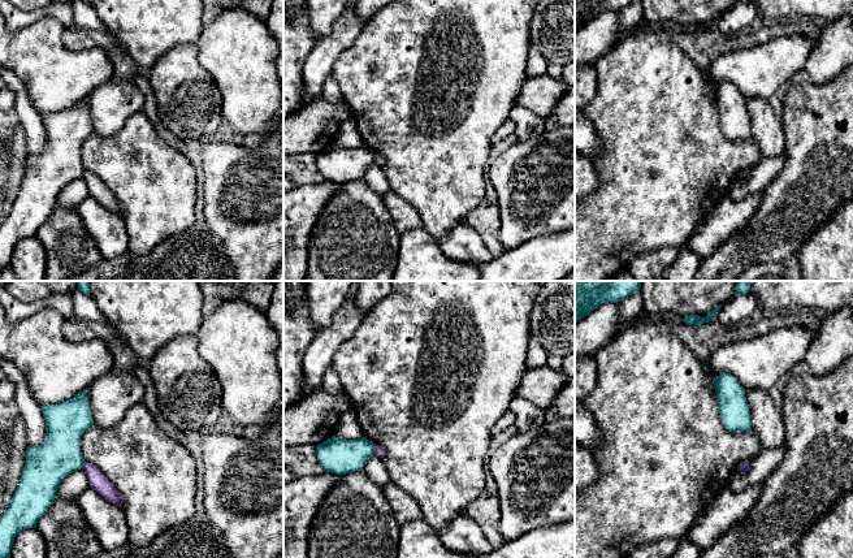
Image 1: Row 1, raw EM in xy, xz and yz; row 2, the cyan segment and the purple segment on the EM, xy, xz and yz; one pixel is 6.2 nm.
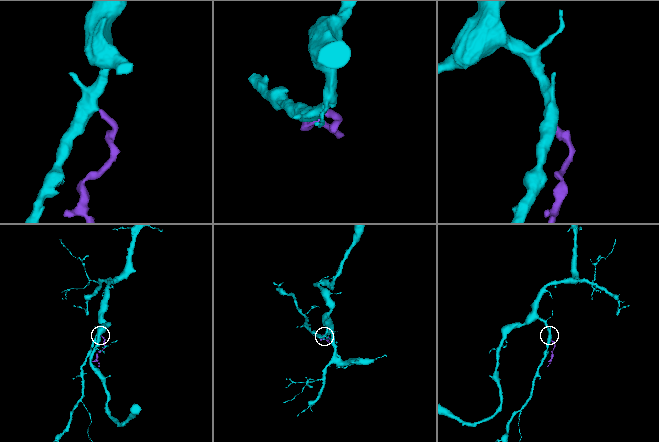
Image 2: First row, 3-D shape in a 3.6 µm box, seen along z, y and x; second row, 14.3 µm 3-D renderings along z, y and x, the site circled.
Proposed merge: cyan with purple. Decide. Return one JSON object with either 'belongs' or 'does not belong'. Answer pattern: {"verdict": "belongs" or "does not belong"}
{"verdict": "does not belong"}

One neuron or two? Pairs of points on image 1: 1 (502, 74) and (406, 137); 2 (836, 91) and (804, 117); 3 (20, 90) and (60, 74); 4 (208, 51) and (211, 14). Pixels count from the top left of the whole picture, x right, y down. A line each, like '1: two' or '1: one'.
1: one
2: one
3: two
4: two

